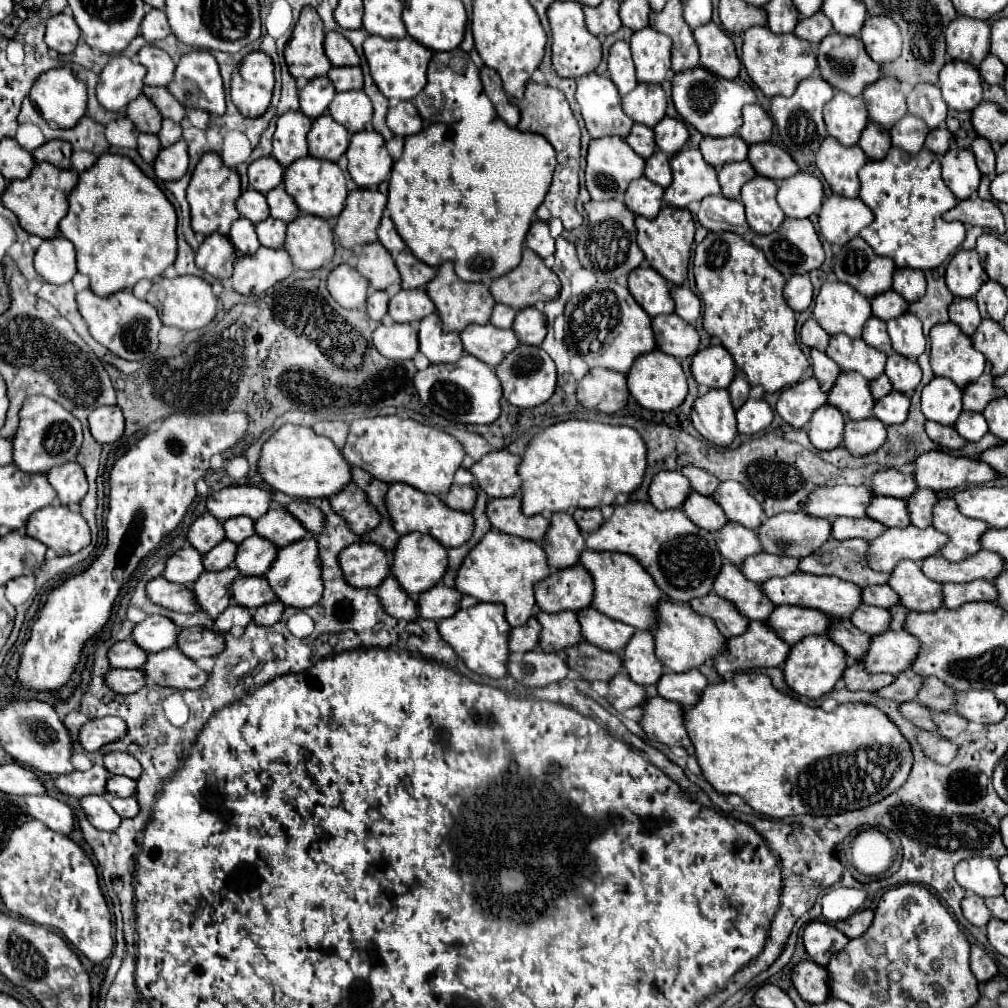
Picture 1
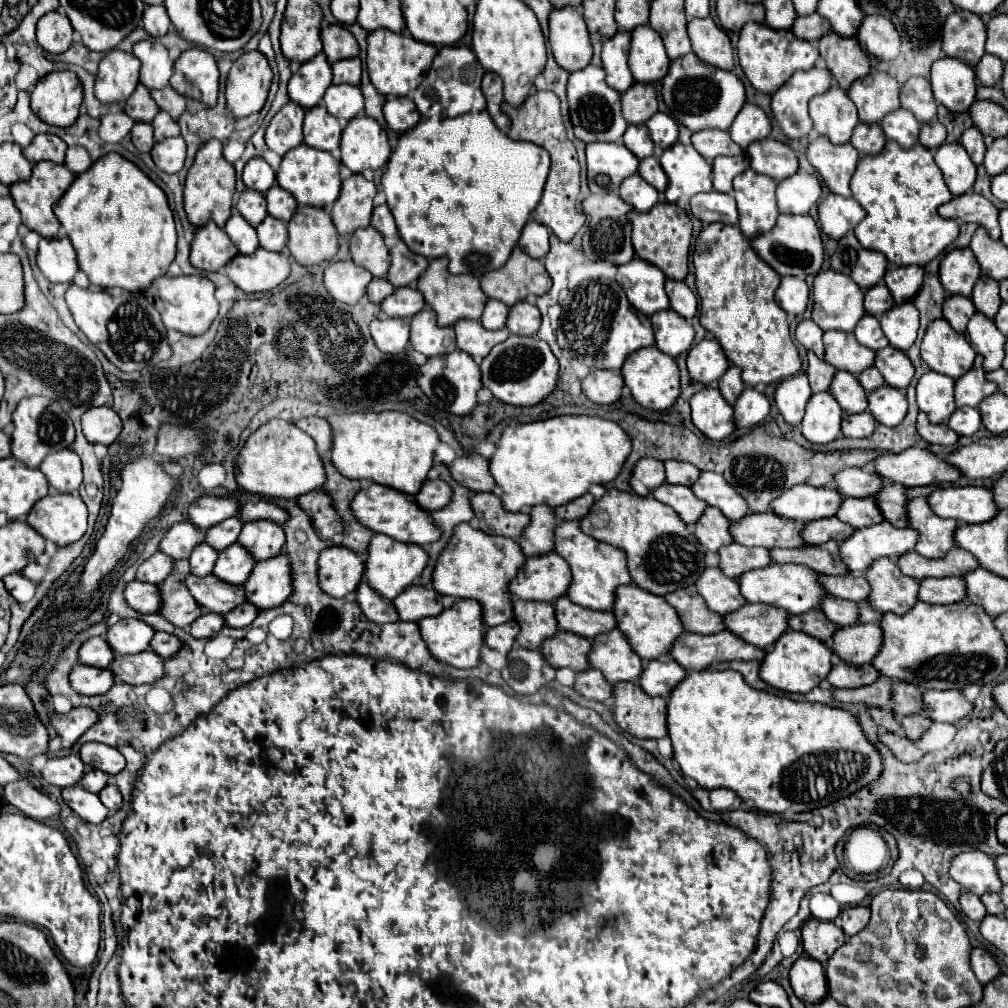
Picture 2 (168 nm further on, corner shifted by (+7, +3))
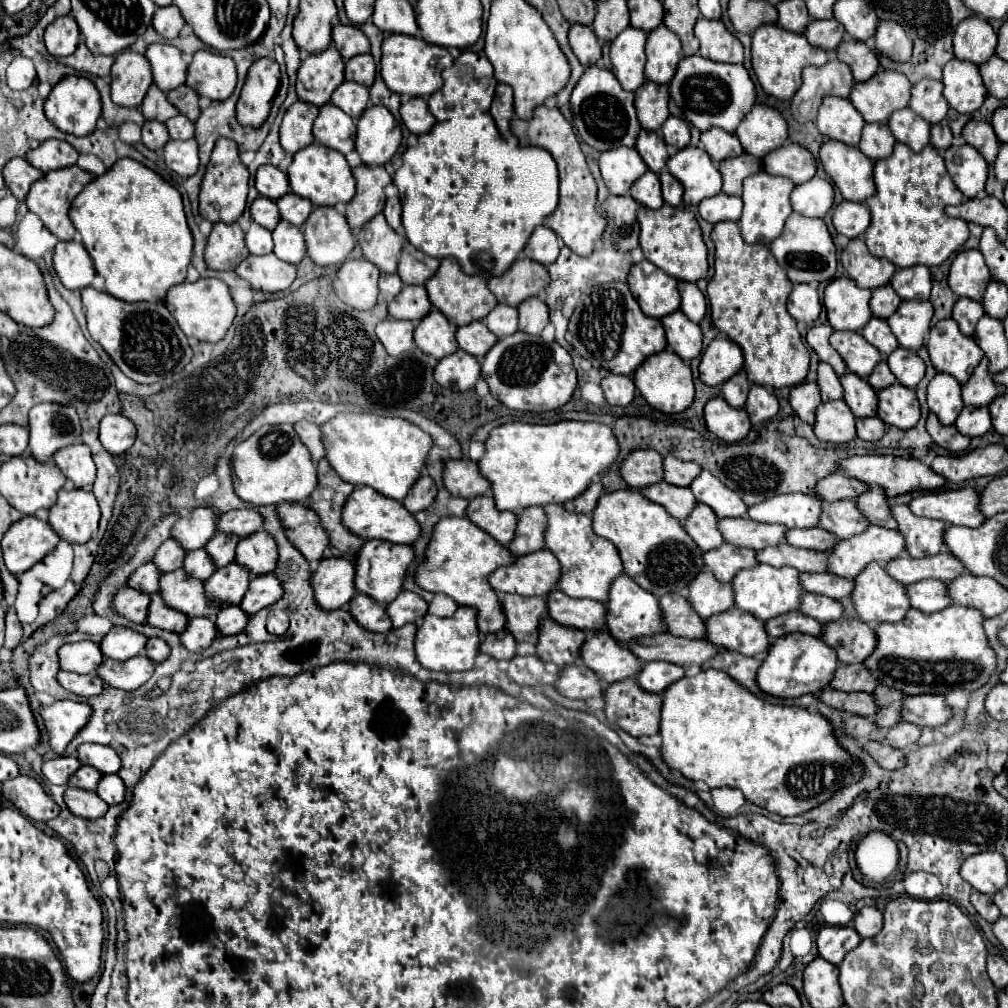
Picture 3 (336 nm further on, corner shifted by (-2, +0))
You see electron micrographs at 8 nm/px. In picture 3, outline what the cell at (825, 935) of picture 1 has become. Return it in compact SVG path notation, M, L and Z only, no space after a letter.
M822 927L816 939L818 953L832 965L840 965L844 955L860 943L860 935L852 927Z

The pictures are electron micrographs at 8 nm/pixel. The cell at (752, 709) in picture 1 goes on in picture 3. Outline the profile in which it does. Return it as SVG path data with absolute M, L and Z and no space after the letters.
M704 669L696 677L684 677L666 689L660 737L664 761L684 777L704 781L710 789L740 789L750 803L778 815L802 815L864 777L864 763L838 743L832 723L824 715L810 713L804 707L766 703L728 673L716 669Z

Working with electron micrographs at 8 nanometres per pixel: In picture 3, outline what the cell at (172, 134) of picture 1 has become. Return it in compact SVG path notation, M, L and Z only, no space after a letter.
M176 115L166 121L170 131L170 139L192 139L194 137L194 123L188 121L184 115Z

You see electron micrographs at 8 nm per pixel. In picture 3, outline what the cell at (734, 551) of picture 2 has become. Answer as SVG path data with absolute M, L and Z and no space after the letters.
M724 543L722 547L704 553L704 563L712 569L712 573L722 583L730 583L738 571L756 567L758 559L756 559L756 551L752 551L752 549L732 547L732 545Z

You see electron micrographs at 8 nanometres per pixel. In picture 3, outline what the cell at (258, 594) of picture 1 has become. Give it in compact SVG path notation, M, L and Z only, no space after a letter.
M182 569L160 577L160 591L170 607L186 613L188 617L212 617L220 611L220 605L208 601L204 583L200 579L192 579Z

